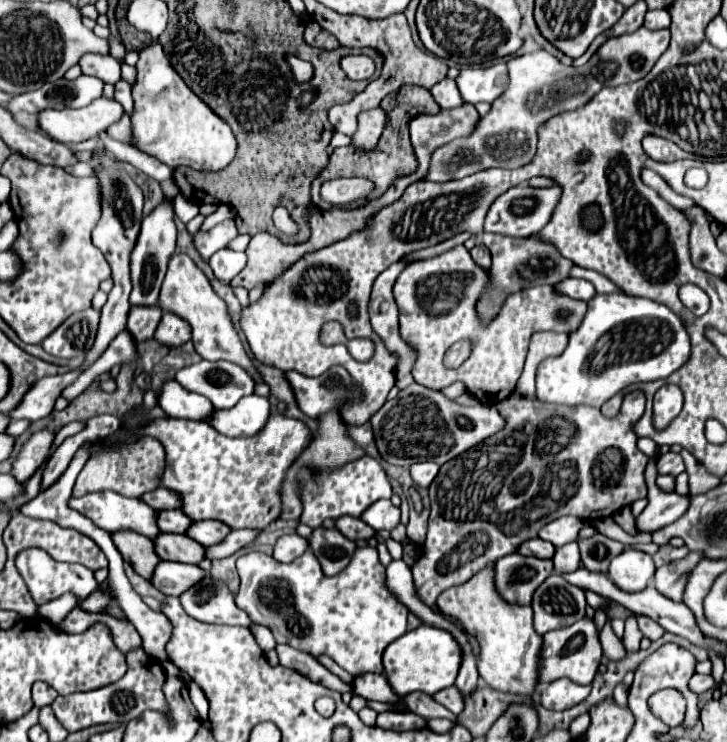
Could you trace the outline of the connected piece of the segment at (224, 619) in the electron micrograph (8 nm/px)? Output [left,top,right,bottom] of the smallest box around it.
[180,577,252,627]

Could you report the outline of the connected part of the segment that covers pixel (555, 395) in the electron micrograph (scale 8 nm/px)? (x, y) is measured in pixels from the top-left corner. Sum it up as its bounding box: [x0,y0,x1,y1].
[536,293,690,407]

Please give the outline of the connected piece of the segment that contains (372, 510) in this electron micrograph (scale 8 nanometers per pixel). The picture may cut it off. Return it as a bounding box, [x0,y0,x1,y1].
[362,499,400,531]

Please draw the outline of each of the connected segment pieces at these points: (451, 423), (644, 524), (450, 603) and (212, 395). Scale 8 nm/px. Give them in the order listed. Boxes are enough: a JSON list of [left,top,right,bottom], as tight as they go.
[[370,383,506,467],[636,457,690,531],[438,567,542,697],[176,361,254,409]]

